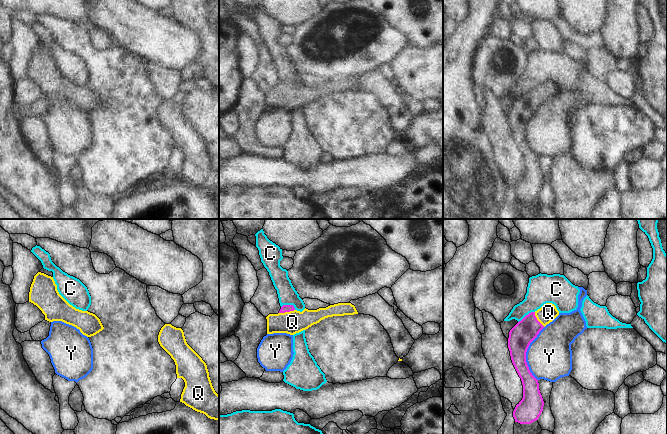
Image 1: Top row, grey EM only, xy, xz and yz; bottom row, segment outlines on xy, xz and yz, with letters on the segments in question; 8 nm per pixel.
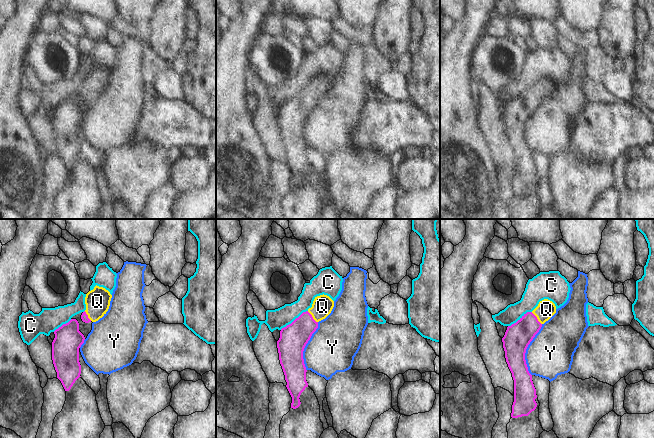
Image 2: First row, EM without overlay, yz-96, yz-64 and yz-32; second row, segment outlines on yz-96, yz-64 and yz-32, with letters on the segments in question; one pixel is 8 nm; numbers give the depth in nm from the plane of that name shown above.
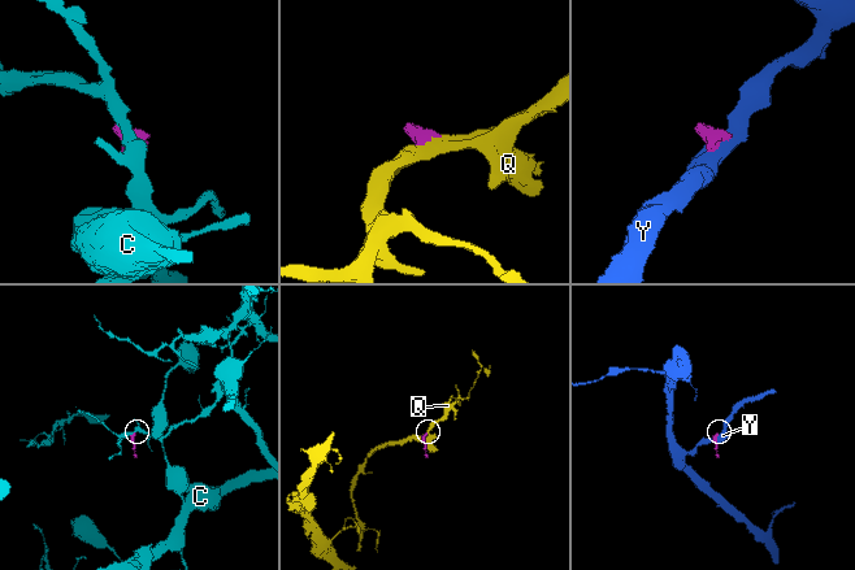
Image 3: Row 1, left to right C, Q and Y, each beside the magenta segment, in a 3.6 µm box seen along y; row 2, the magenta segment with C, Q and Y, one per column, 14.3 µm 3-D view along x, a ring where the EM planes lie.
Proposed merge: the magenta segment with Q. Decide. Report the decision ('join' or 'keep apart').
join

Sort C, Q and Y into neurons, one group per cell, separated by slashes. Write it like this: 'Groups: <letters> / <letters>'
Groups: C / Q / Y

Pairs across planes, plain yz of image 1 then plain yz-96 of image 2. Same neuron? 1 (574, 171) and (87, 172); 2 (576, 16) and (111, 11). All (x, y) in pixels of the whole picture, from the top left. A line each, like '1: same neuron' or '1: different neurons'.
1: different neurons
2: different neurons

